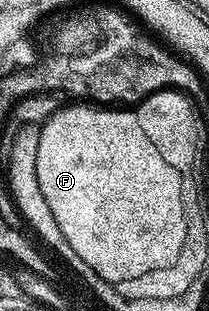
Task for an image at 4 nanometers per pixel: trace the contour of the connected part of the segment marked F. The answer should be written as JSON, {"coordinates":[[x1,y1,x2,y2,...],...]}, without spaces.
{"coordinates":[[65,104,44,122,38,140,38,182,58,228,62,228,62,236,70,240,70,248,86,264,96,266,104,278,132,278,132,274,144,274,144,270,165,266,176,258,176,250,184,242,180,203,186,198,186,187,179,172,162,160,161,153,142,132,131,109,91,105]]}

